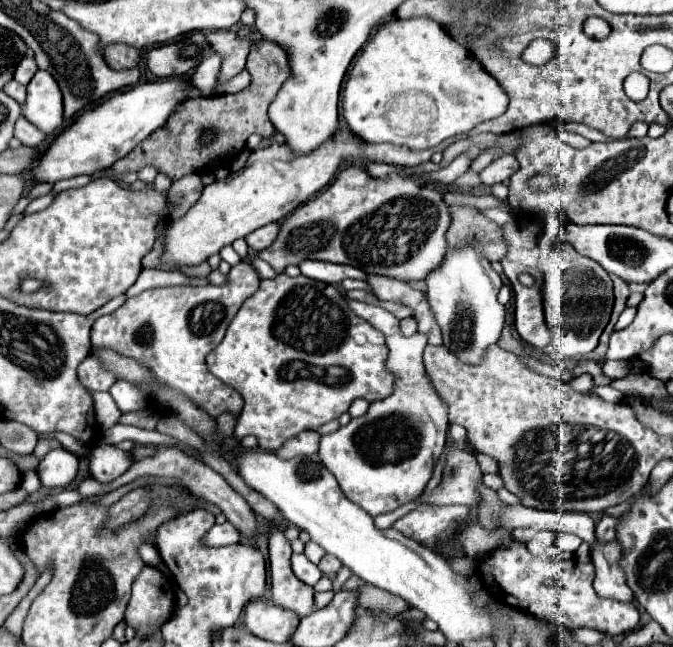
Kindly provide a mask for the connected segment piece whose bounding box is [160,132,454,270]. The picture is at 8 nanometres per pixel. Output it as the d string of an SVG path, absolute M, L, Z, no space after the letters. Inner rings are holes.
M338 132L326 146L314 150L314 154L306 154L296 158L286 150L284 144L270 144L268 148L254 150L248 158L248 166L240 172L224 178L214 180L210 186L204 188L200 200L176 220L166 224L164 232L164 250L160 256L162 264L168 264L170 270L180 270L182 266L198 266L208 260L208 256L218 254L224 246L232 244L238 238L246 238L256 228L262 228L270 222L280 222L316 192L320 192L332 176L338 172L342 160L346 162L384 162L394 166L420 166L430 160L434 152L444 152L446 146L452 144L454 138L438 144L430 150L410 150L404 146L394 144L366 144L354 138L350 132Z

